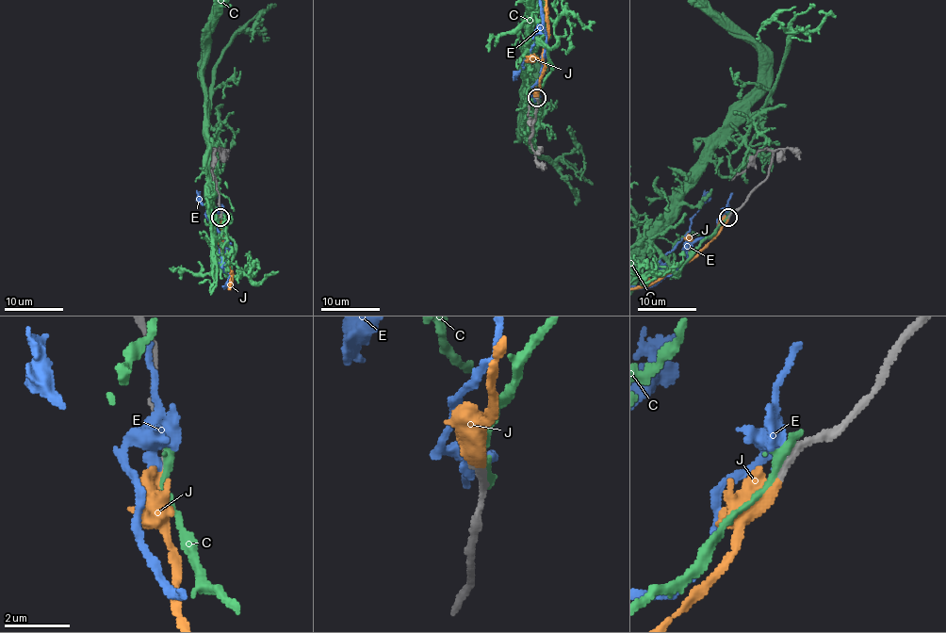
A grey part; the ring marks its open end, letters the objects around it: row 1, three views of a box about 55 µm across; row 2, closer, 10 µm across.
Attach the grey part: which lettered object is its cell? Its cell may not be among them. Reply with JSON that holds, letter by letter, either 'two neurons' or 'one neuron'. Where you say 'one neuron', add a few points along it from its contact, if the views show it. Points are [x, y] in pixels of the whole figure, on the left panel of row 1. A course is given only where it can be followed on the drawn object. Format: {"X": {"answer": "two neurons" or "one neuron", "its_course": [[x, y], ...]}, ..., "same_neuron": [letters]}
{"C": {"answer": "two neurons"}, "E": {"answer": "two neurons"}, "J": {"answer": "one neuron"}, "same_neuron": ["J"]}

